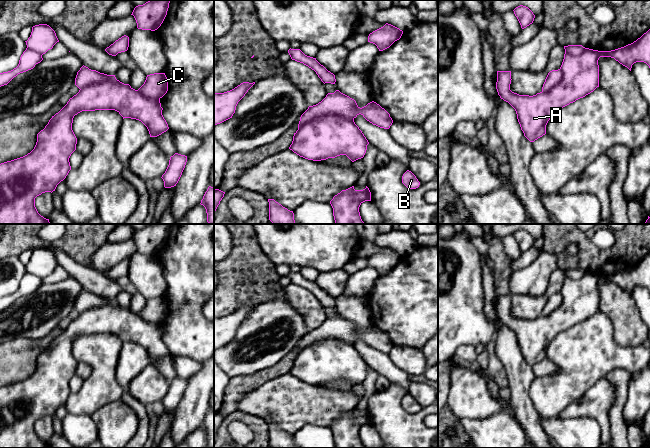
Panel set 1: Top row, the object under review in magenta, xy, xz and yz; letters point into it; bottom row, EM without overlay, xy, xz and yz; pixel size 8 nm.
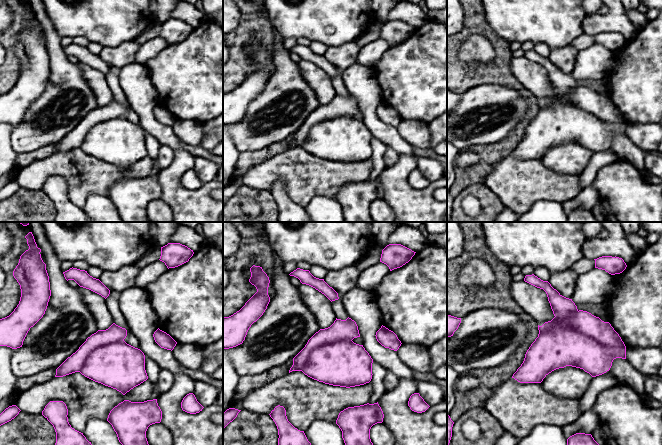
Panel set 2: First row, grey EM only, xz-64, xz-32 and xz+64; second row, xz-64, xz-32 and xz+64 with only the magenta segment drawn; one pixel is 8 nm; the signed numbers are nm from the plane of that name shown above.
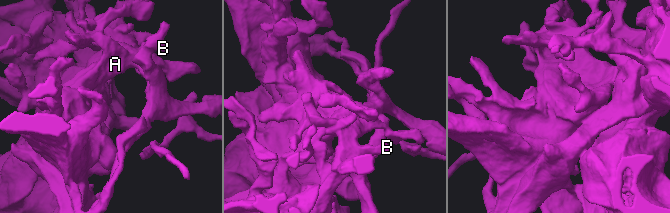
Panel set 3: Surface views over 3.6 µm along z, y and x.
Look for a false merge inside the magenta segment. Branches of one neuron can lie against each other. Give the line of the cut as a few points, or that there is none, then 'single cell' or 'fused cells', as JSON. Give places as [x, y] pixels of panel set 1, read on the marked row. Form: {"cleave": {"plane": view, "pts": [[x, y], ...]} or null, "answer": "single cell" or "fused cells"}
{"cleave": {"plane": "xz", "pts": [[353, 118], [331, 114], [315, 117], [304, 123], [293, 137]]}, "answer": "fused cells"}

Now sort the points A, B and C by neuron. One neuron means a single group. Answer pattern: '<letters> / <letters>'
A B / C

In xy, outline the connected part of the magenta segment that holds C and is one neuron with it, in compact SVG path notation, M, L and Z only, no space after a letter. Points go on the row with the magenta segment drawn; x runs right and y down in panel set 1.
M165 73L147 75L144 84L137 91L149 99L162 98L168 91L168 81Z

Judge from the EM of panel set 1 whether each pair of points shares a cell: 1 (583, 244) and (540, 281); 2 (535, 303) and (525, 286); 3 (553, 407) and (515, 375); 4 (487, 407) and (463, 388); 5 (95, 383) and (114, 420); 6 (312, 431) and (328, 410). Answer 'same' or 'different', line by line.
1: different
2: different
3: different
4: same
5: different
6: different

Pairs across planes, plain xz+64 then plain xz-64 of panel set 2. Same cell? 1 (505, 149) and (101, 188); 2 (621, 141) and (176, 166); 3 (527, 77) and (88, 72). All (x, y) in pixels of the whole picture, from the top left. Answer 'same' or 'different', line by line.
1: different
2: different
3: same

